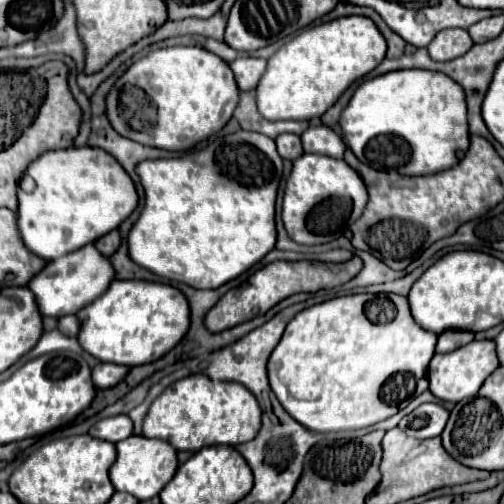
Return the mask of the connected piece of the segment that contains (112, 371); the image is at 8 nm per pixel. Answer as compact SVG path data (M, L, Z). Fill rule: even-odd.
M99 363L97 367L93 367L93 383L99 389L109 389L115 387L119 381L123 381L123 377L127 375L129 367L125 365L113 365L113 363Z

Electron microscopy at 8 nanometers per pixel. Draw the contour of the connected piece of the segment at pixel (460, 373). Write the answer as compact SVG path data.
M471 341L469 345L451 353L435 353L429 363L429 391L441 401L459 403L465 397L477 395L483 381L499 367L495 355L495 341Z

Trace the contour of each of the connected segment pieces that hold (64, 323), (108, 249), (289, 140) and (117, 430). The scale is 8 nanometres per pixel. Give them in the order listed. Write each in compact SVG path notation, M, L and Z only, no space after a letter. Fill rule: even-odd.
M65 315L59 319L59 327L57 327L63 335L67 337L77 337L79 333L79 319L75 315Z
M115 229L115 231L111 231L111 233L107 233L107 235L103 235L101 239L97 239L97 249L103 253L103 255L113 255L115 251L117 251L117 247L121 245L121 235L119 235L119 231Z
M283 133L275 139L277 143L277 151L283 159L289 159L289 161L295 161L297 157L303 155L303 147L301 147L301 139L297 135L291 135L291 133Z
M115 415L115 417L101 419L99 423L95 423L89 429L89 435L111 441L111 443L119 443L121 439L129 437L131 433L133 433L133 421L127 415Z

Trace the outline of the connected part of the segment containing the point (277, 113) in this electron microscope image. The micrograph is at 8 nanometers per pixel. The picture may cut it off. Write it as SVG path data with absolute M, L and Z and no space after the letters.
M351 15L307 27L269 57L267 71L257 85L257 107L269 121L321 117L351 83L373 71L385 53L387 41L369 17Z

